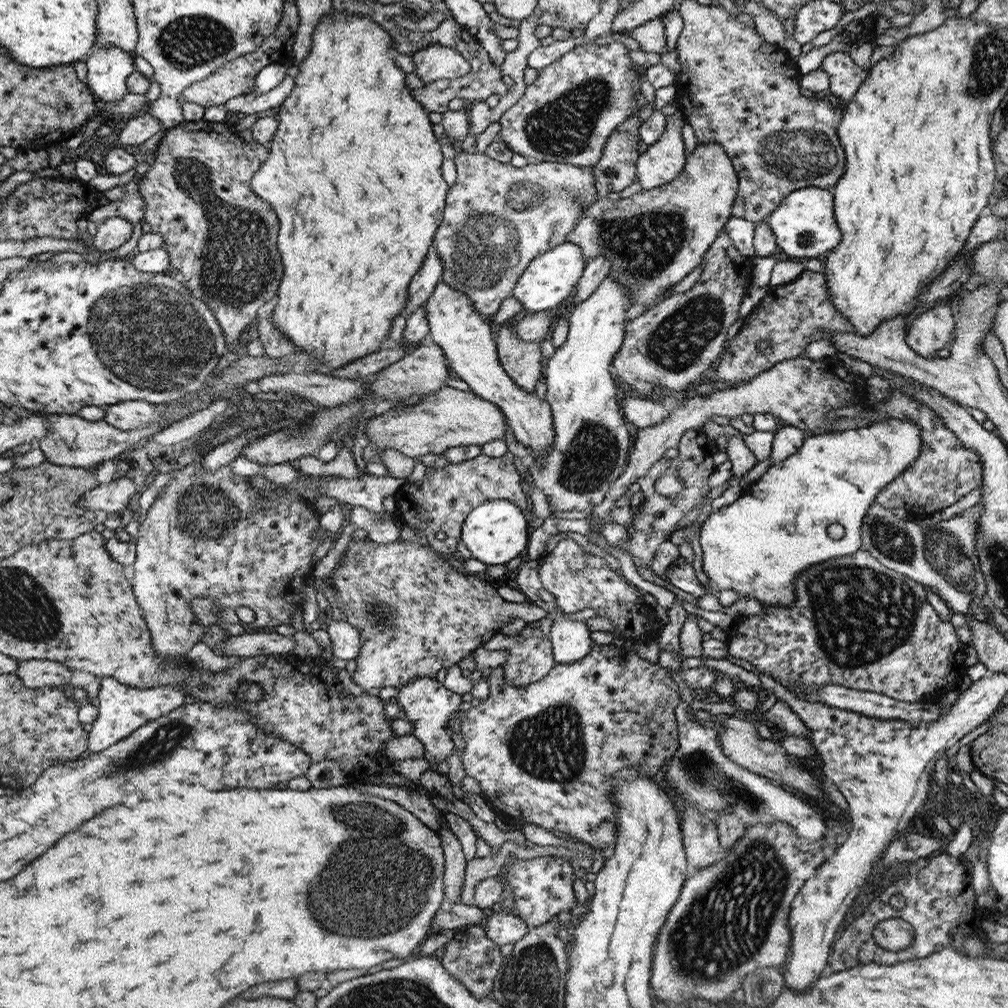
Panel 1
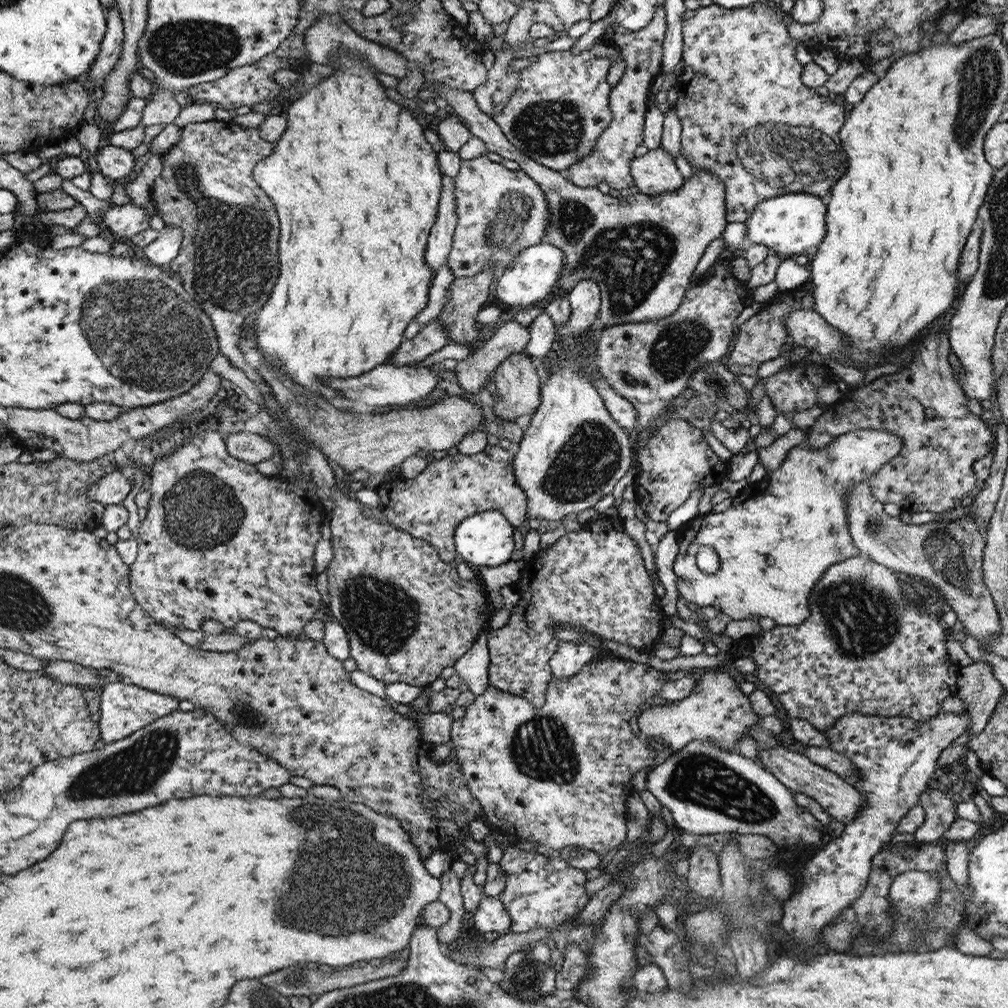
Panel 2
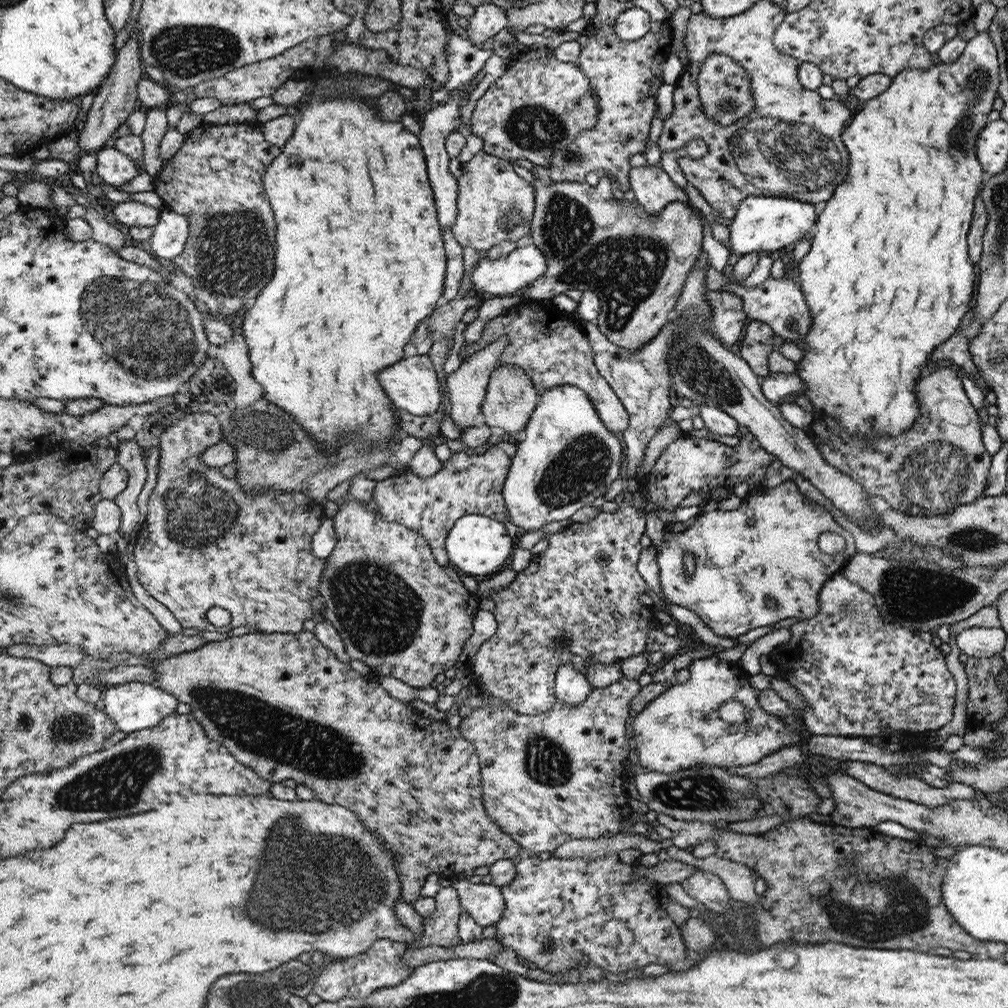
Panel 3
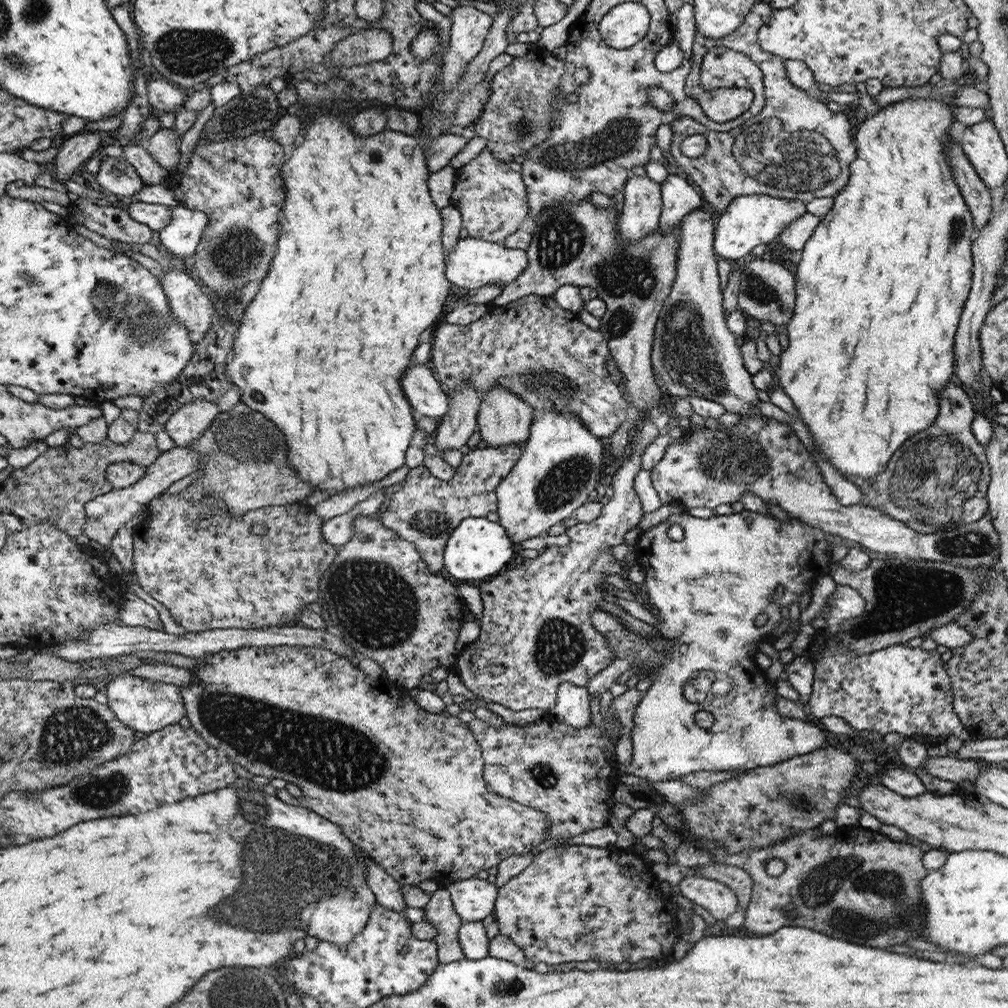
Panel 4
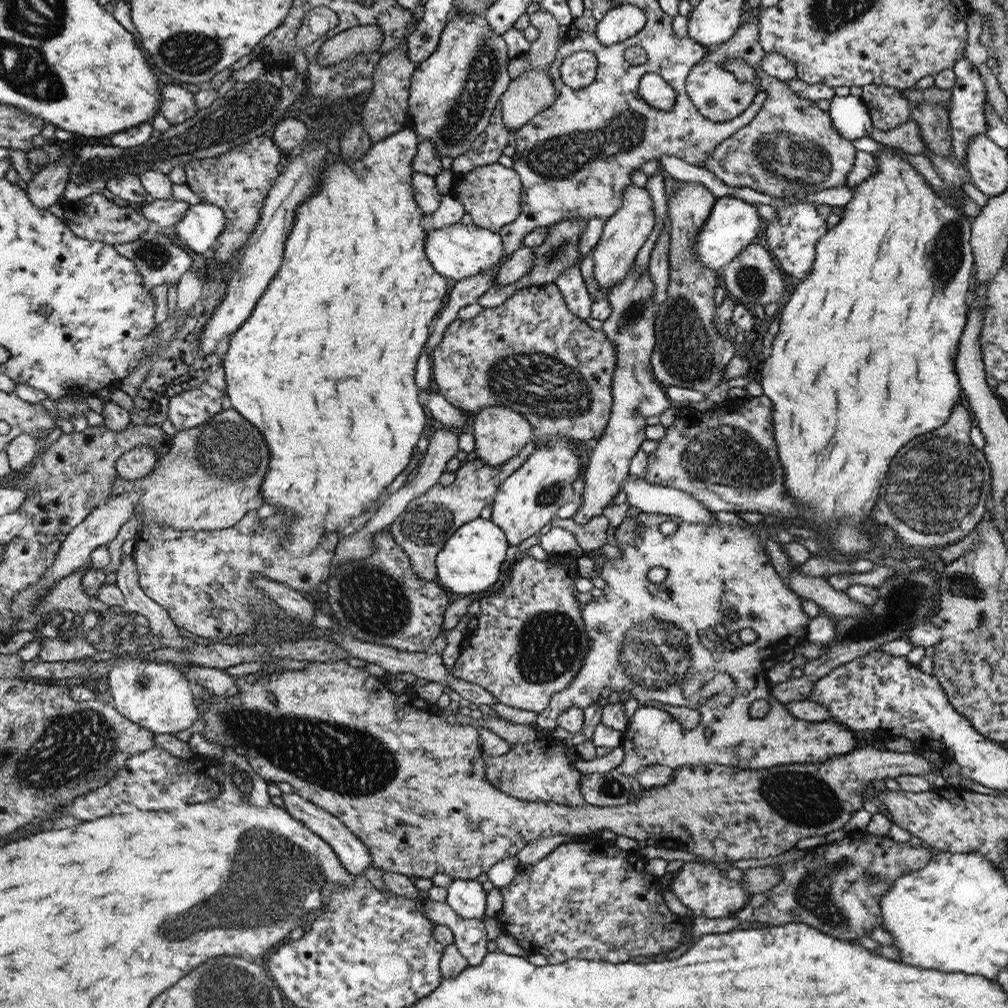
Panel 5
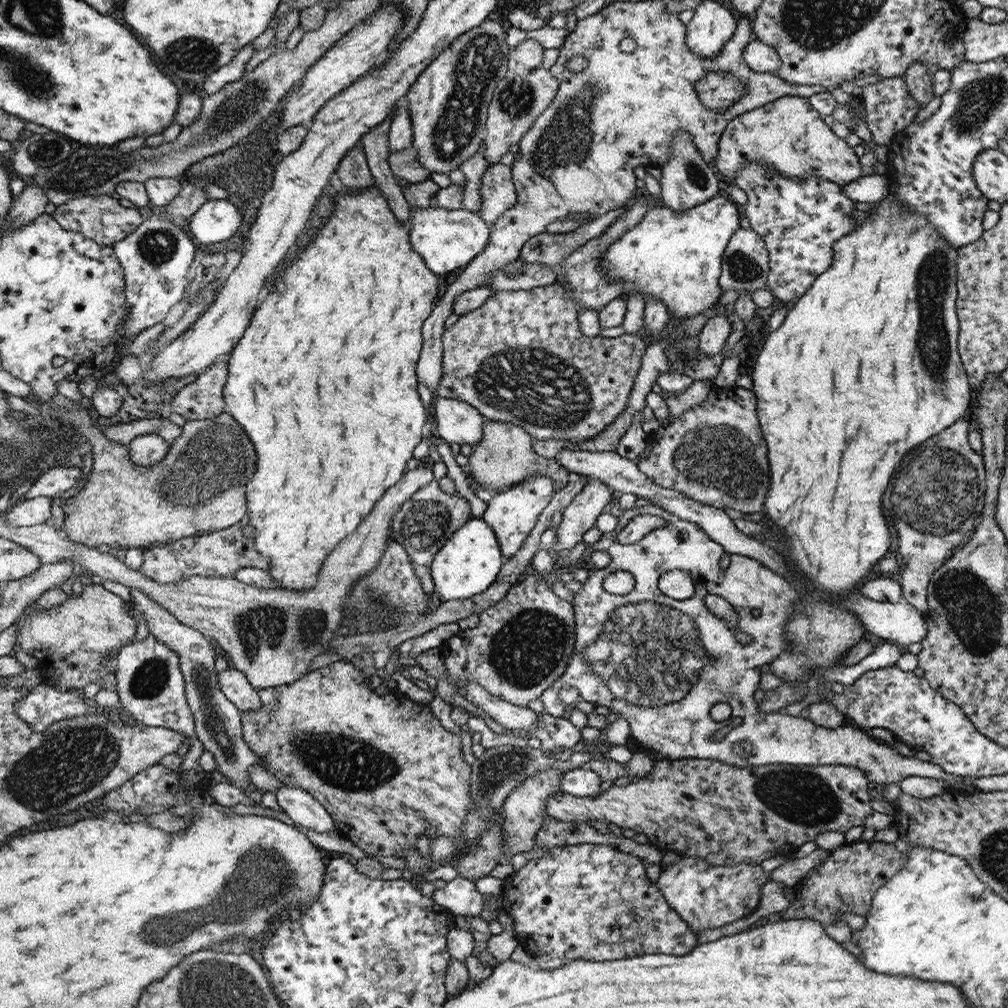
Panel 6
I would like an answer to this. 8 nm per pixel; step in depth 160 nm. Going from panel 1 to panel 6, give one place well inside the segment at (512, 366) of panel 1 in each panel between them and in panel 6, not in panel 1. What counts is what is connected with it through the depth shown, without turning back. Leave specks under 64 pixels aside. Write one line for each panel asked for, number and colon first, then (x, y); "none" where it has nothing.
2: (516, 392)
3: (510, 399)
4: (504, 418)
5: (500, 433)
6: (504, 457)

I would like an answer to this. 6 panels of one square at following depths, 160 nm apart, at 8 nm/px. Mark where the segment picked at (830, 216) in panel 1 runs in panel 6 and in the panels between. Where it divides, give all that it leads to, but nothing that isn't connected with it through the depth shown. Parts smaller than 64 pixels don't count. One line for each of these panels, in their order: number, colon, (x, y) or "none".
2: (788, 224)
3: (762, 223)
4: (748, 221)
5: (732, 225)
6: (675, 256)

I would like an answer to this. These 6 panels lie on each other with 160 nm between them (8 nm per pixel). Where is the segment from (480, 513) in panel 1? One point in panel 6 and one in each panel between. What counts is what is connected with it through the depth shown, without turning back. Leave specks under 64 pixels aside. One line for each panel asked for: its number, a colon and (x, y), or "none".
2: (487, 538)
3: (478, 545)
4: (479, 548)
5: (471, 562)
6: (468, 564)

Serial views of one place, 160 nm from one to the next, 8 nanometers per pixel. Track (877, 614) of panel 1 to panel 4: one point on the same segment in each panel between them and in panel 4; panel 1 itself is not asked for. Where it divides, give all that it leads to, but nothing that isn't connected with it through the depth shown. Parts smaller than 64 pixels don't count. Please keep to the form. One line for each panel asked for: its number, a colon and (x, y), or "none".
2: (864, 648)
3: (860, 675)
4: (902, 689)

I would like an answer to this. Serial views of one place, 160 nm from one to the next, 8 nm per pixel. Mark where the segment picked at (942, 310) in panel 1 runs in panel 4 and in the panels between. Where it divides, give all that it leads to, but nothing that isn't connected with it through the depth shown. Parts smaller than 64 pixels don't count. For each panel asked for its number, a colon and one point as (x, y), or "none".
2: (933, 472)
3: (939, 463)
4: (938, 479)

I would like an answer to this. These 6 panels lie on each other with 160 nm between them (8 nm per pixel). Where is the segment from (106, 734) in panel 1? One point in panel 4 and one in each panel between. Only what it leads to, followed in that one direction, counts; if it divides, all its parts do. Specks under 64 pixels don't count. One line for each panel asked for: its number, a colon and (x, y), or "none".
2: (124, 708)
3: (132, 706)
4: (146, 706)

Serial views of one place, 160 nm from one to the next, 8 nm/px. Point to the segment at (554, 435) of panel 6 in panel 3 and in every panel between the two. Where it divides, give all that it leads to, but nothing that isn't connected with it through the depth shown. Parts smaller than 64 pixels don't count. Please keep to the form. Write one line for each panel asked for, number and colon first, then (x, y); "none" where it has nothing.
3: (547, 343)
4: (545, 354)
5: (531, 354)

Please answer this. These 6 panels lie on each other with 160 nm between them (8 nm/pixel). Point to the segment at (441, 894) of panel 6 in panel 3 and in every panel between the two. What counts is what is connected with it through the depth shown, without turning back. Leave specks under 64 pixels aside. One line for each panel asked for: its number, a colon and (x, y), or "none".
3: (484, 902)
4: (474, 899)
5: (467, 898)

